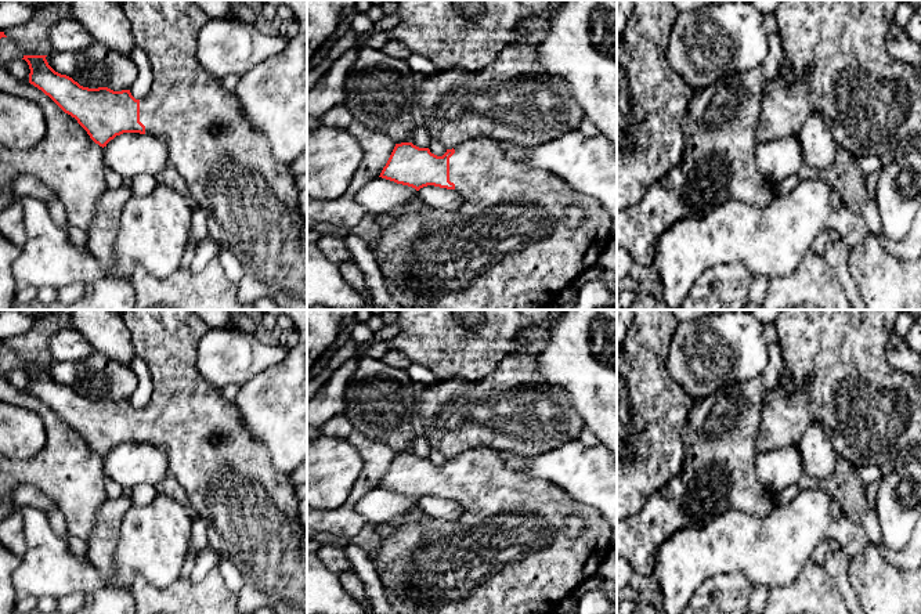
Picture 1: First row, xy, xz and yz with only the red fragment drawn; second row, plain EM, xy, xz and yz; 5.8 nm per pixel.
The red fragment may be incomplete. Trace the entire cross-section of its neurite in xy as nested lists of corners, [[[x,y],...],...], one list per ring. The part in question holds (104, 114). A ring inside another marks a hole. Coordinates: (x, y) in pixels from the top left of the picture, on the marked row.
[[[126,0],[122,4],[124,14],[131,24],[131,32],[134,36],[136,46],[142,48],[149,59],[152,71],[152,84],[149,93],[141,98],[136,100],[130,90],[113,91],[108,87],[89,89],[80,86],[72,77],[55,72],[47,62],[47,55],[24,55],[29,65],[29,83],[41,90],[48,95],[65,113],[71,115],[77,120],[77,123],[87,131],[90,138],[100,147],[106,147],[106,144],[116,136],[123,133],[140,133],[148,134],[154,138],[162,141],[169,151],[169,165],[174,166],[180,176],[185,180],[191,196],[195,199],[196,205],[205,210],[207,216],[207,230],[209,236],[218,243],[220,249],[232,252],[243,266],[243,277],[238,285],[238,297],[242,303],[254,304],[263,297],[272,299],[279,310],[307,310],[307,224],[304,223],[299,210],[299,194],[290,165],[278,162],[271,152],[271,144],[266,136],[256,131],[248,120],[243,118],[239,101],[235,91],[225,90],[218,77],[209,75],[199,64],[196,58],[196,39],[201,28],[207,22],[209,17],[199,8],[192,0]]]

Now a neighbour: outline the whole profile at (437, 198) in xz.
[[[434,185],[423,187],[418,191],[420,202],[441,212],[456,212],[462,205],[462,195],[456,189],[447,189]]]

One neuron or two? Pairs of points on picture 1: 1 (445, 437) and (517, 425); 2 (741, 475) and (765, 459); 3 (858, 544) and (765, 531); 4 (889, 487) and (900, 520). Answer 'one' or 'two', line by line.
1: one
2: two
3: one
4: one

